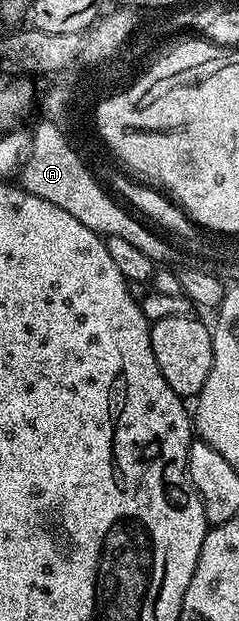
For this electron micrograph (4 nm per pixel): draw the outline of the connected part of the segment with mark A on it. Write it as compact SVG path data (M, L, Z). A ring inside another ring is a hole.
M42 120L39 126L33 127L30 136L30 152L20 167L21 189L27 190L32 196L40 196L40 200L48 200L56 204L56 208L64 208L99 236L128 240L132 248L144 252L144 256L154 264L166 264L173 256L174 250L166 242L161 242L142 222L137 222L133 213L126 214L127 207L119 204L108 193L106 186L96 177L89 165L81 162L79 157L71 154L69 140L65 132L54 122ZM134 218L136 219L134 219Z

